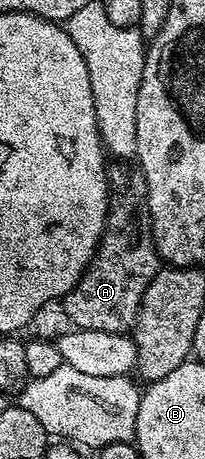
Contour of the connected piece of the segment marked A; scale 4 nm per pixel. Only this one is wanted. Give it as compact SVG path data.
M114 161L109 164L110 212L106 215L106 224L94 251L94 258L86 267L86 272L80 277L76 286L66 294L69 303L67 311L77 319L80 329L100 329L104 333L126 333L131 330L138 316L144 293L156 277L160 269L158 250L154 244L154 235L150 231L150 210L146 204L146 178L142 176L137 166L126 161Z

